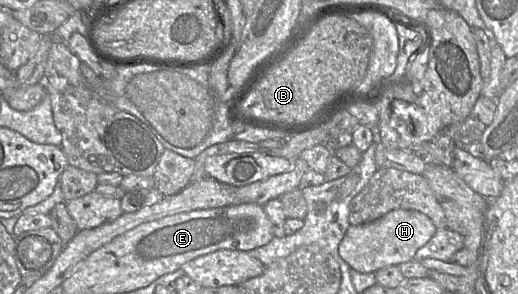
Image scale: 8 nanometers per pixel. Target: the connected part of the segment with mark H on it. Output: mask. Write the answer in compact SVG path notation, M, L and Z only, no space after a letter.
M395 209L375 221L350 225L338 251L353 270L360 273L376 272L387 266L414 260L416 251L432 238L436 230L437 227L426 214L416 210Z

